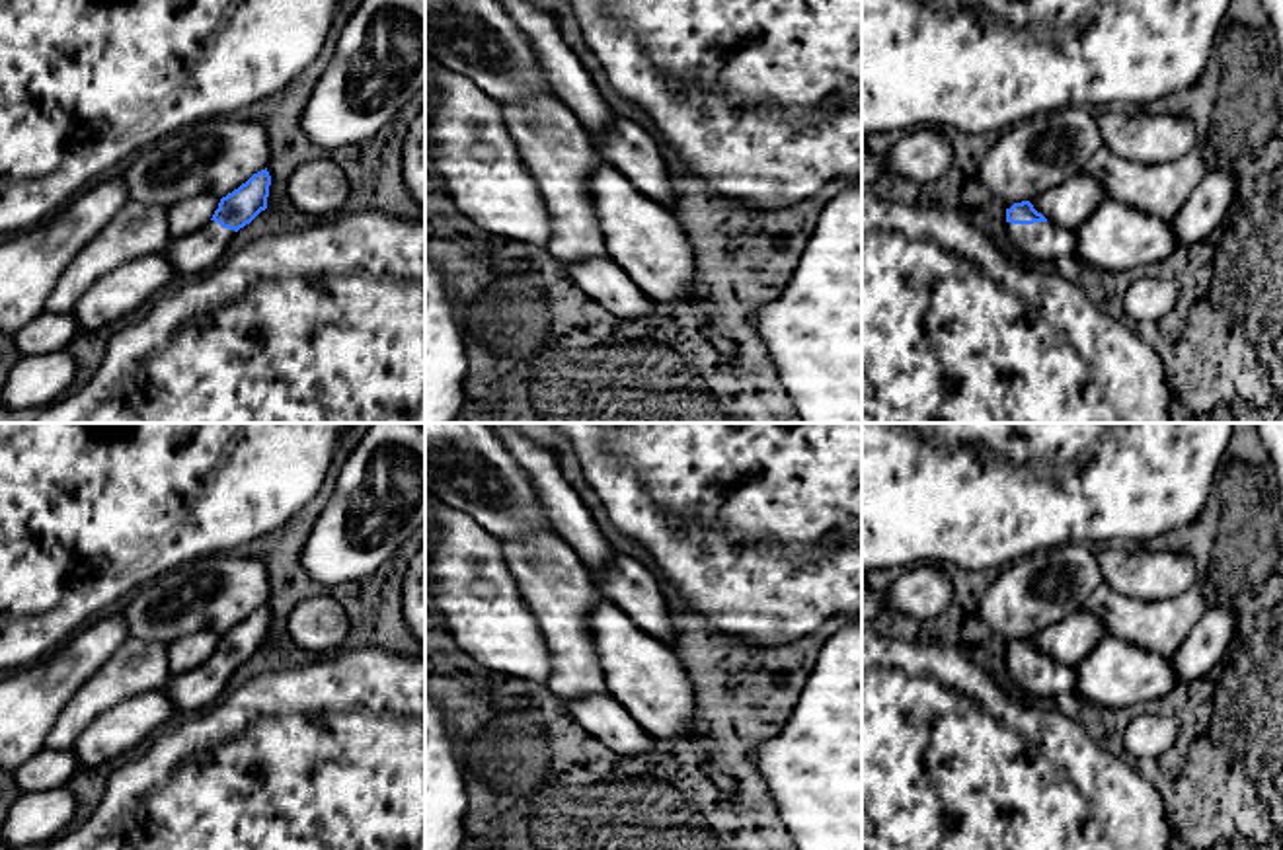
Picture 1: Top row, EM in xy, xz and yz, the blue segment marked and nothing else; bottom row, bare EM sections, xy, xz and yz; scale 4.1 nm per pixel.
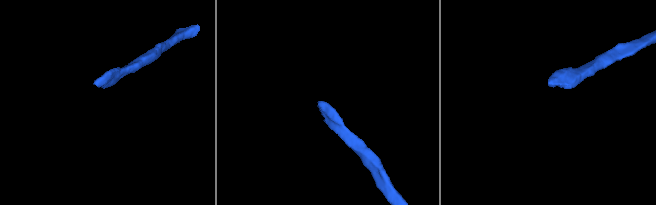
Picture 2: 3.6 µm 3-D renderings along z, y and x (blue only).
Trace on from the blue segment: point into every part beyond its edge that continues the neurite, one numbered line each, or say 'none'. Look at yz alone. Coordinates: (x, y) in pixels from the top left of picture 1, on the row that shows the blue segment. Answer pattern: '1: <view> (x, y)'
1: yz (1042, 242)

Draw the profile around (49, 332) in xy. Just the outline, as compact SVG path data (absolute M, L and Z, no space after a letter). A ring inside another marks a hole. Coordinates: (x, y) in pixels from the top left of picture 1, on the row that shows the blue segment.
M43 312L16 333L16 347L21 357L49 355L66 349L78 333L80 326L72 312Z

